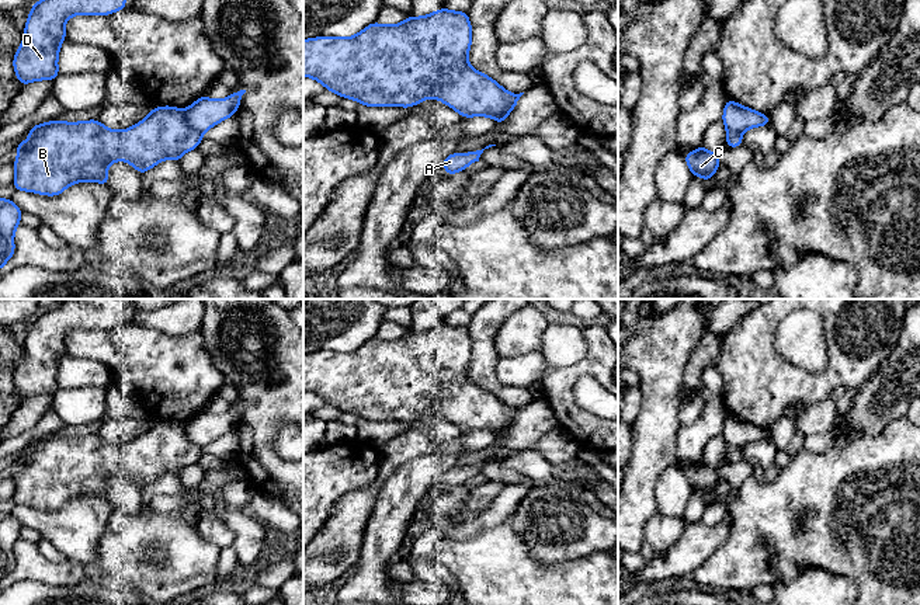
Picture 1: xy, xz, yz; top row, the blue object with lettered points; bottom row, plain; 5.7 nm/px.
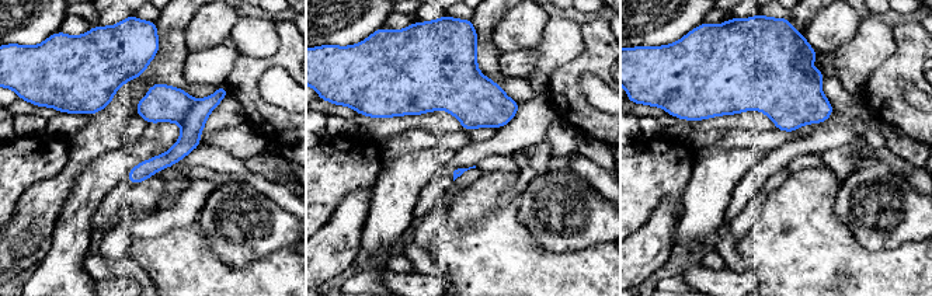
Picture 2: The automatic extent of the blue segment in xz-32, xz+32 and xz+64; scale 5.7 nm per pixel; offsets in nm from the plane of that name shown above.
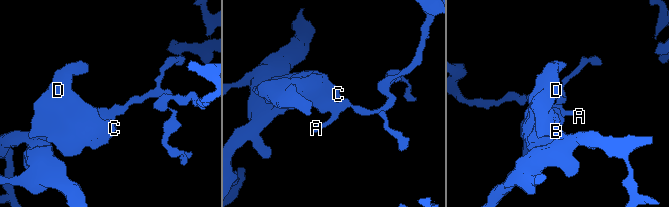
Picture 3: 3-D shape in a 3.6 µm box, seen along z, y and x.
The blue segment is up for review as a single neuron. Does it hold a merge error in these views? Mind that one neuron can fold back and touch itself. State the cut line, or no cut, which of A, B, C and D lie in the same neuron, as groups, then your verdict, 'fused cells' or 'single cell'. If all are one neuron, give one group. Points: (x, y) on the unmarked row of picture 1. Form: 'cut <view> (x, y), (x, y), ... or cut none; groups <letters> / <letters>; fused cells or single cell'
cut xz (513, 409), (507, 424), (497, 434); groups A / B C D; fused cells

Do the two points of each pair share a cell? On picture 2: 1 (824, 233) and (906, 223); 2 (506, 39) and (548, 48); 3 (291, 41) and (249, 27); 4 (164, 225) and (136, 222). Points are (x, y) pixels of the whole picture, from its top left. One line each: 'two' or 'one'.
1: two
2: two
3: two
4: one

